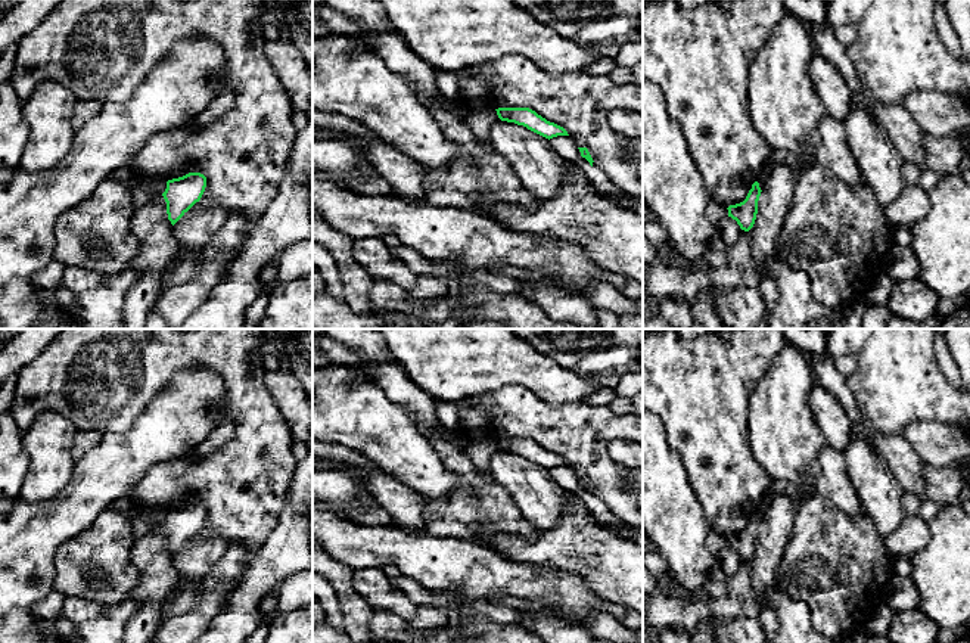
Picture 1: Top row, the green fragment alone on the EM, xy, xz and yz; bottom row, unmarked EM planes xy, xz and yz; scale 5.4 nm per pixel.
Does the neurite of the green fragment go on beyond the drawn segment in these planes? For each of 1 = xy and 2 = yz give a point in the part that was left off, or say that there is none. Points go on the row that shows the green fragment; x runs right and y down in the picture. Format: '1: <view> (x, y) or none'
1: none
2: none

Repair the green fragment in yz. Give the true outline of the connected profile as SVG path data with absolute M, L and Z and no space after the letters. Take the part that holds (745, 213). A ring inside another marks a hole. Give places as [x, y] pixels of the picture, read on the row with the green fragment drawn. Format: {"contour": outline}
{"contour": "M755 181L743 202L730 205L727 208L728 217L736 220L740 229L744 232L749 232L755 224L761 192L762 190L759 187L759 183Z"}

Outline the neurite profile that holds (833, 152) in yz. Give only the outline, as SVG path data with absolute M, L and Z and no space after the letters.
M824 115L817 127L820 147L814 162L828 168L837 178L851 187L864 184L862 174L849 149L845 122Z

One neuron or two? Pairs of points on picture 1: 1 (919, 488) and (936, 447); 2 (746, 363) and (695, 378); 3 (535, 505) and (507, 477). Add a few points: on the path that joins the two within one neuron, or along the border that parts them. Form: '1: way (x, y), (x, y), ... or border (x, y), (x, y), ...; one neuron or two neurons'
1: border (904, 435), (925, 463); two neurons
2: way (733, 363), (717, 376), (708, 378); one neuron
3: way (528, 497), (515, 484); one neuron

